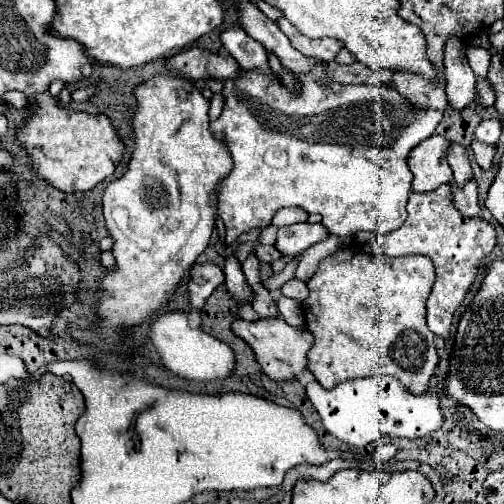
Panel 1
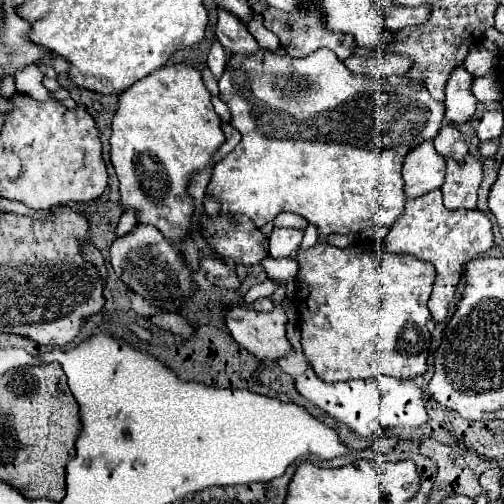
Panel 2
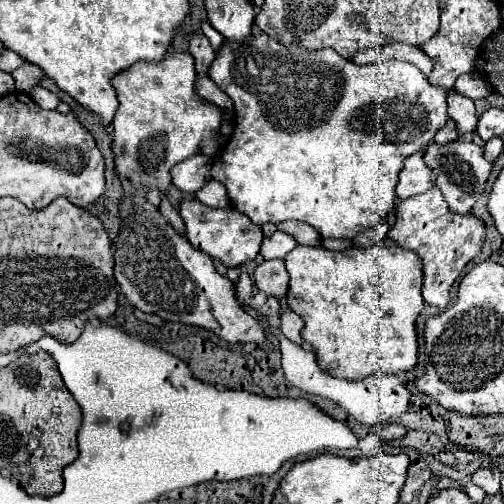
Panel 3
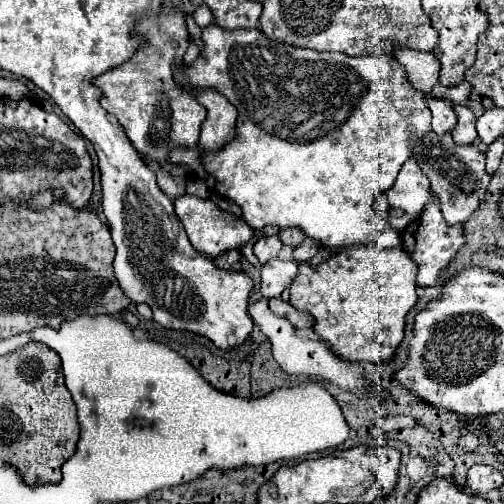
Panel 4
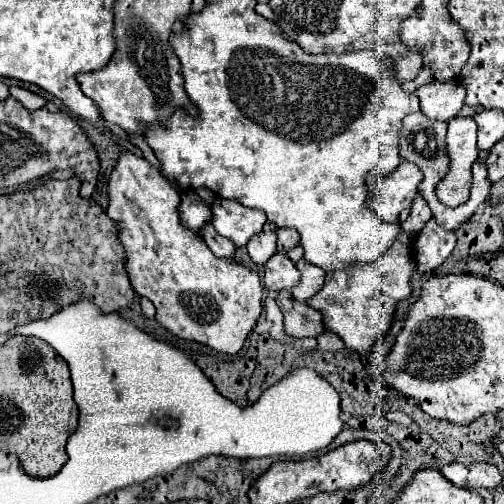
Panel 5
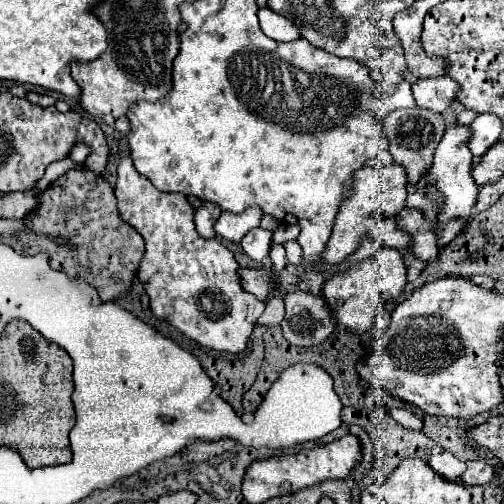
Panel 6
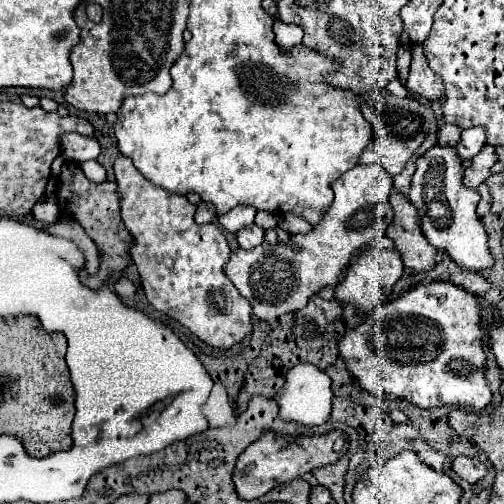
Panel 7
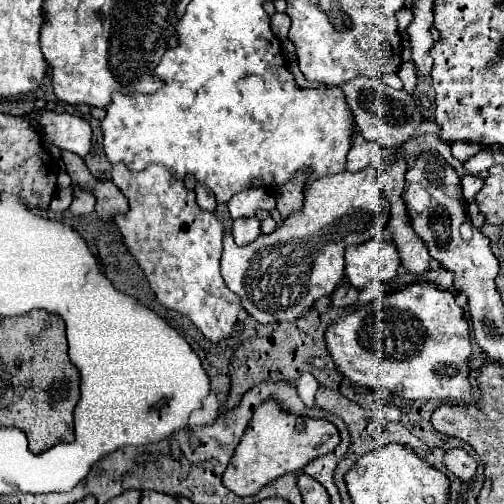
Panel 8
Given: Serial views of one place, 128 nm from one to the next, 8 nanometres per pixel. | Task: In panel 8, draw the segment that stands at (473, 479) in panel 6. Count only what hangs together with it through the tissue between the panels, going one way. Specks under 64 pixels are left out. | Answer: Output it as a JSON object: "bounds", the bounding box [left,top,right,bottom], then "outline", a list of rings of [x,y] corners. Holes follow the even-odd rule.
{"bounds":[444,448,476,482],"outline":[[[464,448],[446,450],[444,466],[462,482],[468,482],[476,474],[476,460]]]}

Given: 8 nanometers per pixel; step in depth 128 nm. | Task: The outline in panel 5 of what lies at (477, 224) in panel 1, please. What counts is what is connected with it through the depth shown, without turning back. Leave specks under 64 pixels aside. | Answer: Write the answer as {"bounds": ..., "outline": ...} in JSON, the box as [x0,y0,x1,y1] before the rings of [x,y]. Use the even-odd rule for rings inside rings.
{"bounds":[412,218,456,272],"outline":[[[432,218],[426,222],[426,226],[412,238],[412,252],[418,262],[420,272],[432,272],[438,268],[454,250],[456,234],[450,230],[444,230],[438,226],[438,222]]]}

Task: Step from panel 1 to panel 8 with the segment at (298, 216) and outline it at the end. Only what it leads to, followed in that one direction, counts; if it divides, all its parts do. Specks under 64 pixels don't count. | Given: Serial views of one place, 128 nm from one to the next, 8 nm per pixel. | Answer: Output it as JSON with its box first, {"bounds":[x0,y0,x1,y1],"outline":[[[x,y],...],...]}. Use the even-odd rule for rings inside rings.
{"bounds":[278,172,308,218],"outline":[[[298,172],[296,178],[292,178],[282,190],[278,190],[278,212],[282,214],[282,218],[290,216],[292,212],[302,208],[302,188],[304,188],[304,180],[308,178],[308,172]]]}

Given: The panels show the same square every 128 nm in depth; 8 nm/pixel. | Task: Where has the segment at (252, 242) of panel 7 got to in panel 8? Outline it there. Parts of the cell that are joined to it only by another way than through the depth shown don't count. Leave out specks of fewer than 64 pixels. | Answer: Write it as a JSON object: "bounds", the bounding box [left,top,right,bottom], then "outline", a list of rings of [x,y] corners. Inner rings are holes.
{"bounds":[232,216,260,246],"outline":[[[254,216],[234,220],[234,224],[232,224],[232,236],[238,246],[250,244],[258,234],[260,234],[260,220]]]}

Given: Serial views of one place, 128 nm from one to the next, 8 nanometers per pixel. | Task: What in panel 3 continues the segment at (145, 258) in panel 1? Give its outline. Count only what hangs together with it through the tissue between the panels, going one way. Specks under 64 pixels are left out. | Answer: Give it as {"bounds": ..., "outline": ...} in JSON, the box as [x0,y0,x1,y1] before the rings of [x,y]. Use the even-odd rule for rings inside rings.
{"bounds":[112,50,222,192],"outline":[[[168,50],[164,54],[164,60],[152,64],[146,60],[136,62],[136,66],[118,72],[112,78],[112,86],[116,90],[118,96],[118,112],[112,120],[112,148],[118,150],[114,152],[114,162],[116,162],[116,172],[120,178],[130,180],[134,186],[148,186],[148,188],[158,188],[162,192],[166,192],[170,180],[170,168],[194,154],[200,152],[200,142],[214,138],[218,128],[220,128],[220,118],[222,112],[198,98],[196,90],[194,90],[194,82],[196,82],[196,70],[194,70],[194,58],[190,52],[174,52]]]}

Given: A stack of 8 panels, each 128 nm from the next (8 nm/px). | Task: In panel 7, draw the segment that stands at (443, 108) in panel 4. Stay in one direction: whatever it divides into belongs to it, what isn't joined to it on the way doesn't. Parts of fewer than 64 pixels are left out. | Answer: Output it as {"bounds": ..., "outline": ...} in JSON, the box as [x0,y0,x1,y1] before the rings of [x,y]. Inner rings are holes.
{"bounds":[406,44,444,102],"outline":[[[412,44],[412,66],[406,78],[406,86],[430,102],[440,100],[444,94],[442,80],[430,70],[428,60],[422,52],[422,44]]]}

